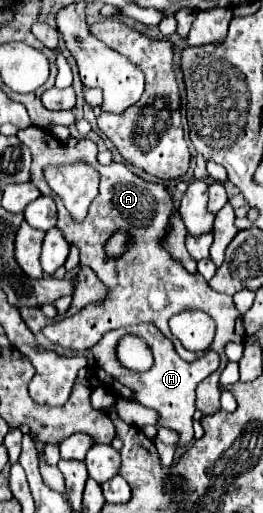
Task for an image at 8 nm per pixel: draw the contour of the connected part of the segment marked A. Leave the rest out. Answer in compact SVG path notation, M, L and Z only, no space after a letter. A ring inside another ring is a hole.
M28 126L18 132L20 142L24 142L30 152L32 152L32 184L42 194L48 194L56 200L58 206L58 228L64 234L64 238L74 244L80 250L80 262L90 266L104 286L108 288L108 294L102 302L92 302L84 306L80 312L74 316L62 318L58 322L52 322L44 328L44 336L62 348L68 350L88 350L92 348L106 332L124 328L130 324L140 324L140 322L156 322L160 332L168 338L172 338L176 352L184 360L194 360L182 344L178 344L168 328L170 316L186 310L186 308L198 308L210 314L210 318L216 322L216 336L210 346L210 350L216 350L220 354L220 368L210 374L204 382L198 384L196 388L196 408L202 410L204 414L212 414L220 410L220 388L218 388L218 376L222 368L226 366L228 358L224 354L224 346L228 342L244 342L246 334L242 328L240 312L236 310L232 296L220 294L210 288L210 284L200 276L200 274L190 274L186 268L172 258L172 254L166 250L166 238L168 238L168 228L170 228L170 218L174 214L174 204L170 198L170 192L164 184L160 182L146 182L140 176L132 174L126 164L122 162L112 162L110 166L102 166L96 160L98 146L90 138L78 140L74 148L66 146L64 142L56 140L48 130L38 128L38 126ZM78 160L88 160L96 170L100 172L100 194L94 198L88 216L84 218L82 224L76 224L70 220L68 210L64 208L62 200L50 192L42 168L46 164L60 164L60 162L78 162ZM118 230L124 230L128 234L128 242L124 248L124 254L118 258L112 258L106 254L106 244L108 238L112 238Z

